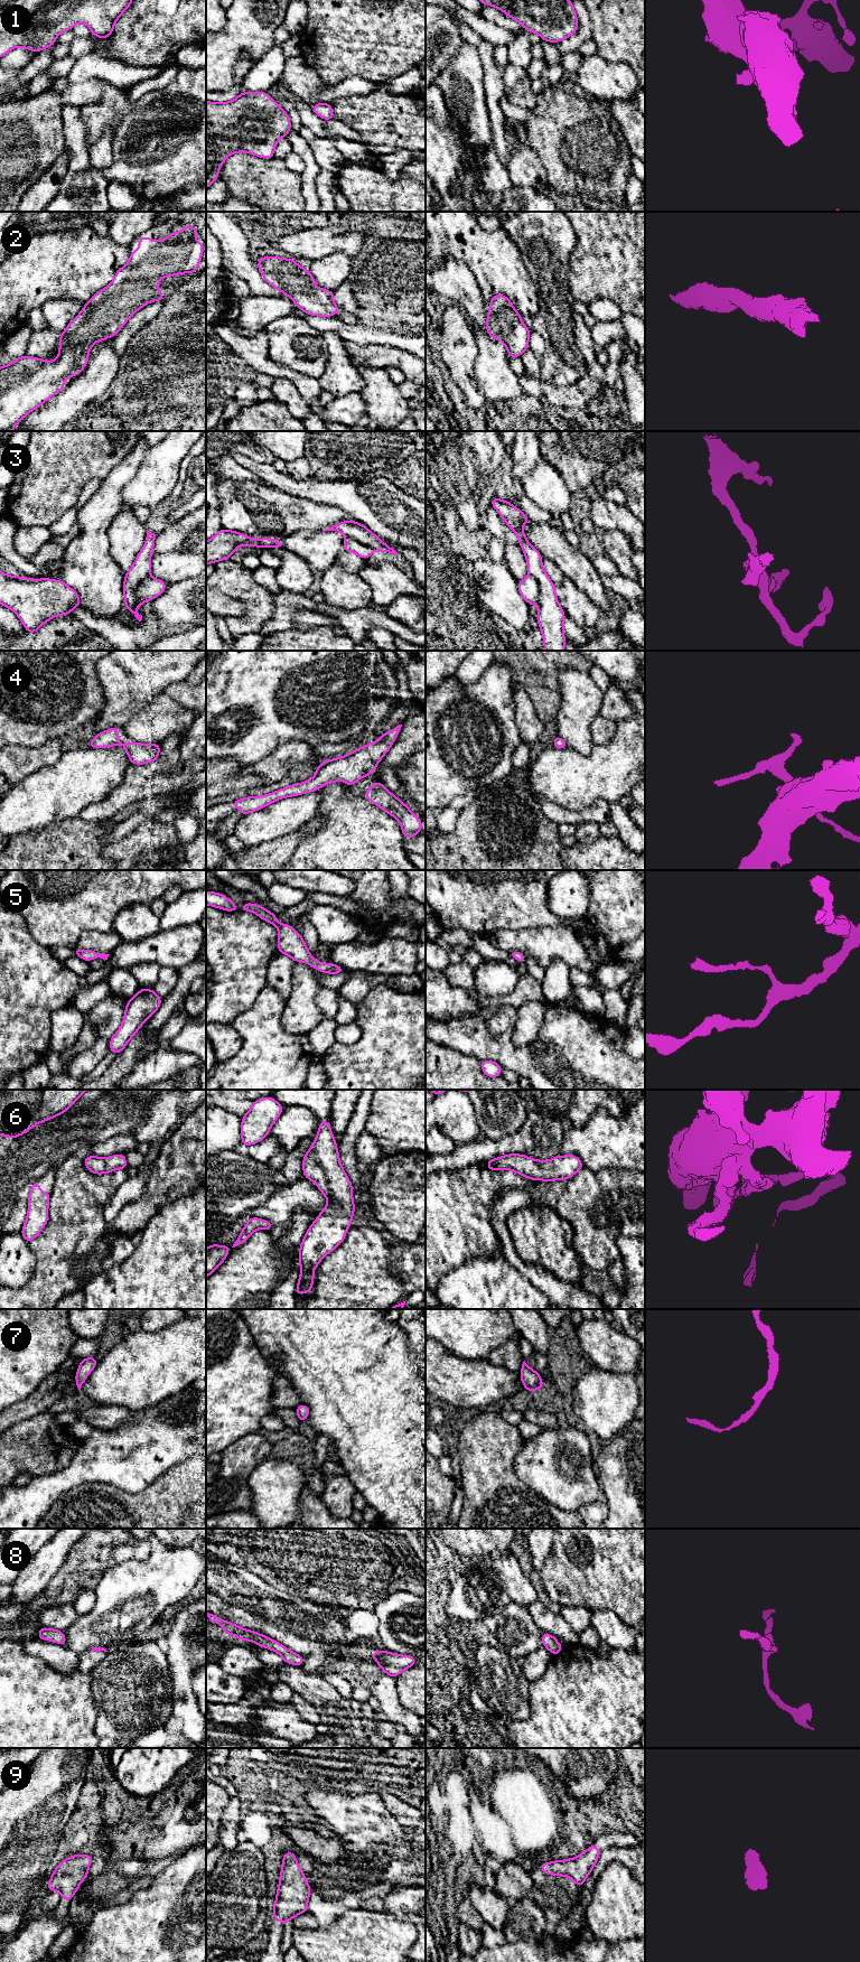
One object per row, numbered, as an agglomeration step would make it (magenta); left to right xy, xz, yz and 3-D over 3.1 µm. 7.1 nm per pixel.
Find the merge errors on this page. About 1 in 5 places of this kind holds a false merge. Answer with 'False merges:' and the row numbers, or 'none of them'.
False merges: 3

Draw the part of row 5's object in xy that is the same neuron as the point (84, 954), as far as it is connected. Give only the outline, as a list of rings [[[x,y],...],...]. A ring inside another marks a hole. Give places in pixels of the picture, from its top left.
[[[74,947],[74,955],[80,956],[84,961],[90,962],[91,960],[94,959],[103,959],[104,961],[108,960],[110,954],[101,954],[95,951],[88,951],[88,950],[78,950],[77,947]]]

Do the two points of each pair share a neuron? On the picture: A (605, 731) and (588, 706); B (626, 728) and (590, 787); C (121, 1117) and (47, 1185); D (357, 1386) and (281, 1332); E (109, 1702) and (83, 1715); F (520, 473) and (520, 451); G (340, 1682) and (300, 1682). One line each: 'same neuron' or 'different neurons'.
A: different neurons
B: same neuron
C: different neurons
D: same neuron
E: different neurons
F: same neuron
G: different neurons

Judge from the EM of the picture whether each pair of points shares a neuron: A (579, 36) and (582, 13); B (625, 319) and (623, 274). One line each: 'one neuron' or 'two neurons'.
A: one neuron
B: two neurons

